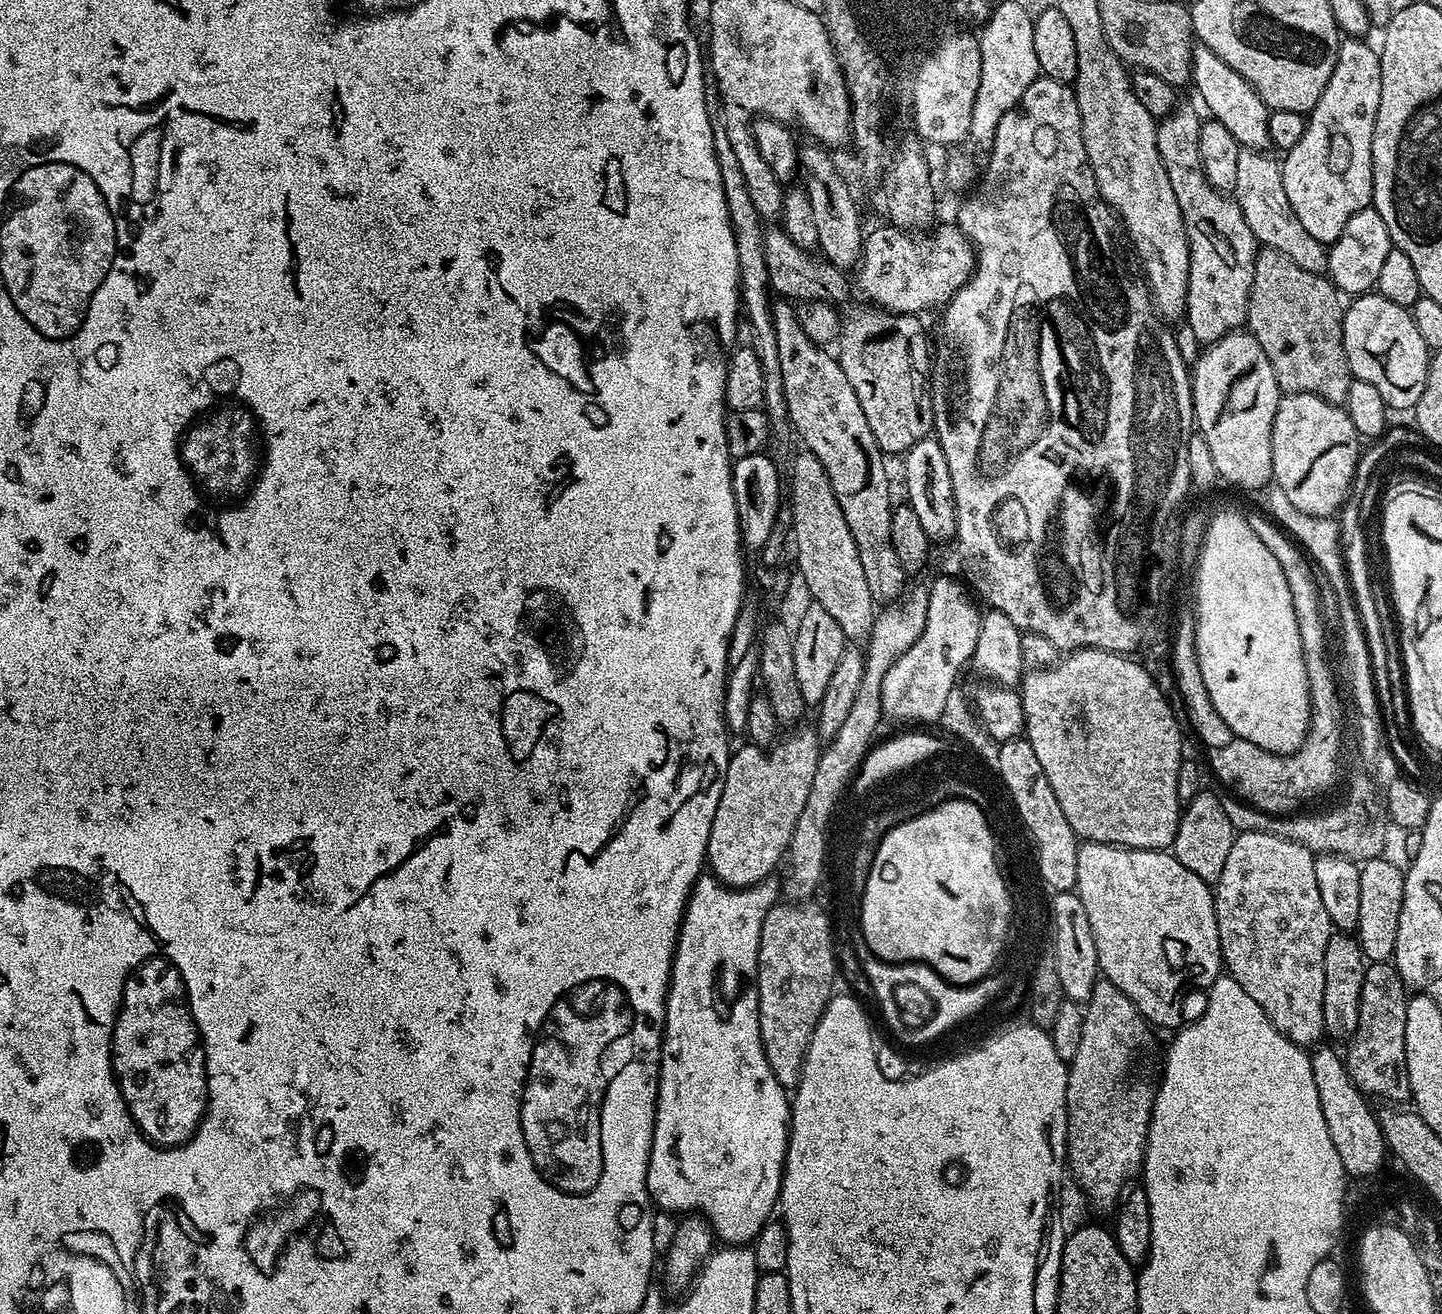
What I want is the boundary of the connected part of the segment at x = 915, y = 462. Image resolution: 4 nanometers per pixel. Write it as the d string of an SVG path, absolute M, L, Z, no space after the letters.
M935 435L920 440L910 451L903 453L904 488L908 491L906 503L918 514L922 522L922 530L926 530L928 539L951 541L956 535L956 503L954 502L954 486L950 482L950 466L946 466L946 454L942 454L942 446Z

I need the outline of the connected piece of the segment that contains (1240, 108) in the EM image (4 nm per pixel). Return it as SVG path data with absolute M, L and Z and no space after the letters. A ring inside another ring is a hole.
M1203 46L1193 47L1190 84L1200 91L1200 96L1208 107L1207 115L1213 120L1222 122L1222 126L1226 126L1226 130L1234 134L1241 149L1264 150L1269 147L1268 113L1270 109L1268 105L1262 102L1254 86L1250 86L1250 82L1246 82L1246 78L1242 78L1238 70L1226 66L1226 62L1218 58L1218 54Z

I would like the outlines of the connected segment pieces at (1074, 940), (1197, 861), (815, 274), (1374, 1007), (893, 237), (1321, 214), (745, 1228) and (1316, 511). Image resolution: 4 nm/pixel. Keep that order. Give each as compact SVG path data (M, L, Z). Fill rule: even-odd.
M1075 891L1055 893L1050 901L1052 948L1059 981L1062 982L1065 997L1073 1004L1083 1005L1090 998L1090 990L1094 990L1100 972L1098 950L1094 946L1094 934L1090 930L1090 918L1086 914L1086 906L1082 906Z
M1202 790L1193 800L1183 805L1178 822L1178 834L1171 846L1171 853L1198 878L1212 886L1222 874L1222 866L1226 866L1226 858L1230 854L1230 846L1236 841L1238 833L1230 826L1230 818L1226 818L1224 800L1216 797L1208 790Z
M782 228L769 229L765 233L764 244L771 289L777 295L788 300L800 300L799 302L811 302L823 298L837 302L836 300L848 297L850 290L852 291L851 281L849 277L847 280L847 273L843 269L837 268L822 256L798 247Z
M1383 960L1377 964L1369 963L1364 970L1364 977L1362 978L1362 998L1358 1002L1358 1026L1356 1032L1352 1035L1351 1040L1347 1041L1346 1048L1346 1063L1348 1065L1348 1073L1354 1082L1354 1086L1358 1086L1358 1090L1364 1093L1365 1097L1373 1098L1377 1096L1378 1099L1384 1100L1380 1102L1404 1102L1407 1101L1412 1095L1410 1090L1410 1078L1408 1077L1408 1067L1406 1066L1406 1006L1410 999L1409 993L1406 991L1402 978L1398 974L1395 963Z
M955 223L942 224L931 233L932 237L924 234L921 235L924 236L921 240L916 237L919 235L895 226L876 228L873 232L871 229L864 241L864 255L860 257L858 271L855 273L855 275L857 274L856 278L854 276L855 287L857 289L860 287L861 294L868 299L865 301L883 308L885 312L899 312L901 314L924 314L927 308L938 307L937 309L939 309L941 306L947 305L953 294L975 272L977 251L972 241L967 240Z
M1360 38L1341 39L1334 72L1322 90L1322 98L1306 116L1306 127L1298 146L1283 153L1280 173L1282 186L1286 186L1286 198L1298 214L1298 222L1318 242L1332 245L1346 228L1346 222L1358 214L1358 210L1372 203L1372 135L1378 114L1378 102L1382 98L1382 74L1380 73L1380 54L1374 47L1363 44Z
M702 874L696 880L696 885L692 888L692 893L688 895L688 904L684 907L684 917L680 920L680 933L676 939L676 952L672 955L672 976L668 979L668 996L664 999L664 1035L660 1041L660 1084L656 1088L656 1121L652 1131L652 1149L648 1159L648 1173L646 1174L646 1186L648 1195L657 1209L677 1214L702 1214L704 1219L712 1225L712 1231L717 1241L728 1246L744 1246L756 1239L756 1235L764 1228L765 1224L773 1219L778 1208L780 1198L780 1183L784 1177L784 1159L788 1149L788 1122L790 1119L790 1096L789 1093L774 1078L770 1070L770 1062L766 1062L766 1054L762 1046L760 1037L760 1015L758 1014L758 986L756 985L756 975L758 974L758 950L760 949L760 935L762 934L762 922L764 915L772 909L778 902L778 894L775 889L768 884L751 884L748 888L730 888L723 884L717 876Z
M1305 392L1281 395L1272 423L1272 474L1275 487L1284 490L1286 497L1299 510L1310 515L1335 517L1348 499L1354 478L1354 466L1361 451L1362 437L1341 405L1331 404L1320 396Z

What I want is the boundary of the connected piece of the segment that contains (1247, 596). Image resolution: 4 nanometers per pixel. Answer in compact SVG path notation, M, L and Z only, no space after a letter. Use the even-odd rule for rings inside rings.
M1217 511L1206 530L1205 542L1201 548L1201 556L1197 560L1194 571L1196 584L1196 653L1198 654L1198 670L1202 670L1202 682L1206 682L1206 694L1210 694L1210 702L1214 702L1214 710L1222 714L1226 726L1230 726L1233 737L1246 742L1254 742L1254 746L1262 746L1262 750L1274 753L1296 752L1308 736L1312 716L1311 690L1306 678L1306 662L1302 654L1302 638L1298 634L1298 618L1294 618L1294 602L1290 598L1290 587L1287 586L1284 568L1278 566L1277 558L1270 552L1265 543L1258 538L1251 523L1245 521L1236 512Z

